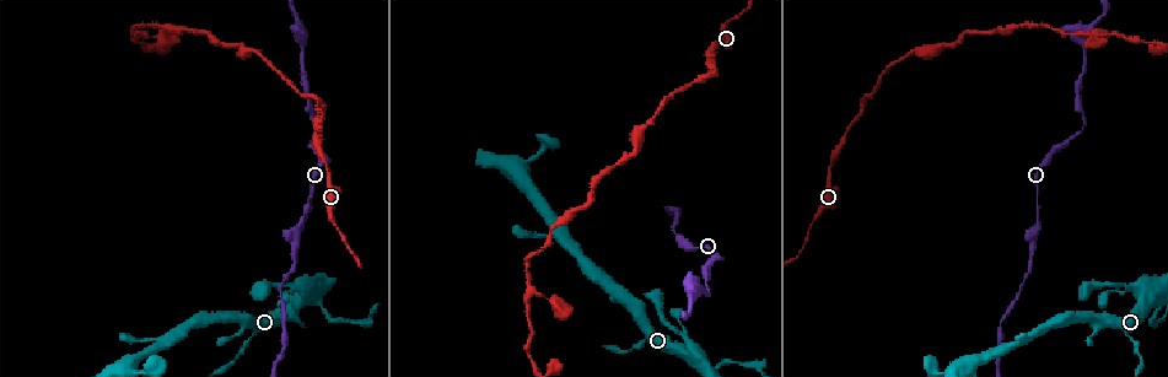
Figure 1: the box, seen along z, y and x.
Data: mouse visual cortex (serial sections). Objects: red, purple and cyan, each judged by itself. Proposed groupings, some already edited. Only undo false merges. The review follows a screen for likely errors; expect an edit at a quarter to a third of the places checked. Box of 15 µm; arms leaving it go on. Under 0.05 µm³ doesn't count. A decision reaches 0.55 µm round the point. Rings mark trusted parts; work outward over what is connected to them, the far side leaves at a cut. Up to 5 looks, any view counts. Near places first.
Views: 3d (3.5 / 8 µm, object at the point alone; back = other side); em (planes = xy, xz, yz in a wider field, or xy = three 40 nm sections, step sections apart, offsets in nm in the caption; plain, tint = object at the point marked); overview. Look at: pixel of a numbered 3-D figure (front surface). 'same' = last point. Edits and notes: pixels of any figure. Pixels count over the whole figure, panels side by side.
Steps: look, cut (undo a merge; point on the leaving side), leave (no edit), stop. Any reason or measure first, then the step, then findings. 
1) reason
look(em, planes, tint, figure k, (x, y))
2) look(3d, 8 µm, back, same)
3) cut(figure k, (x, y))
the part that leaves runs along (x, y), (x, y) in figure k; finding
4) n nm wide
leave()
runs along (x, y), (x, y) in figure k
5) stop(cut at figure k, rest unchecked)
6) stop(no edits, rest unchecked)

look(3d, 3.5 µm, figure 1, (708, 289))

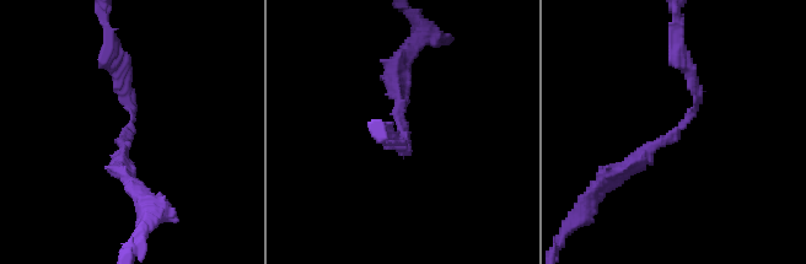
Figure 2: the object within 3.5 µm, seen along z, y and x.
arms of 150, 200 nm; need the tissue
look(em, xy, step 1, tint, figure 2, (690, 116))

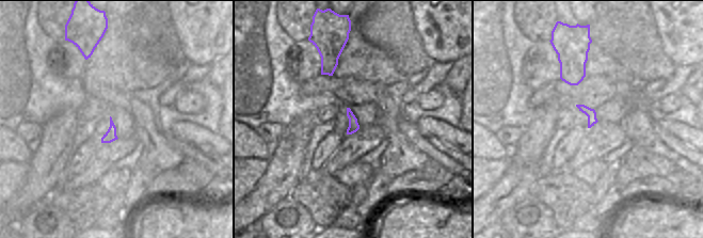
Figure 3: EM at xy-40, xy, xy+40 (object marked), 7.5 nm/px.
leave()
runs along (632, 162), (696, 109), (676, 49) in figure 2; all the same cell

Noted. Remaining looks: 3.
look(3d, 3.5 µm, figure 1, (960, 371))

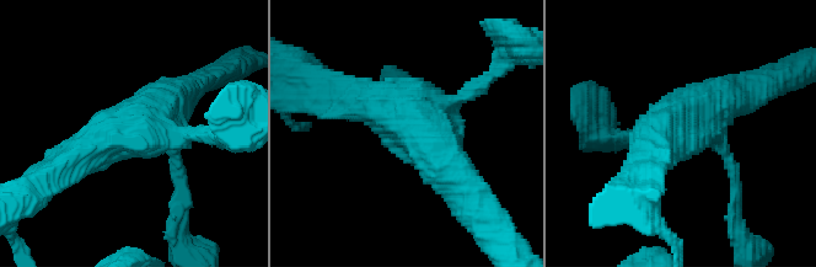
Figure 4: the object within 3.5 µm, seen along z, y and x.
look(em, xy, step 5, tint, figure 4, (678, 121))

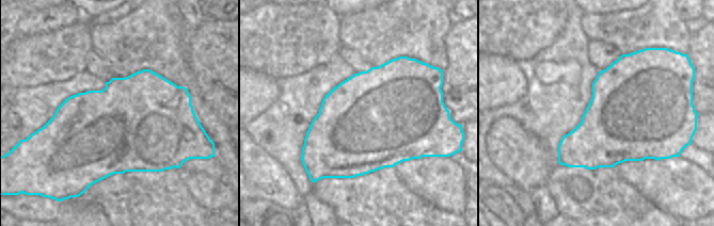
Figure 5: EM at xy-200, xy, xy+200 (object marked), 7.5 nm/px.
leave()
runs along (739, 92), (656, 138), (632, 134) in figure 4; one cell here

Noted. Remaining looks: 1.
stop(no edits, rest unchecked)

